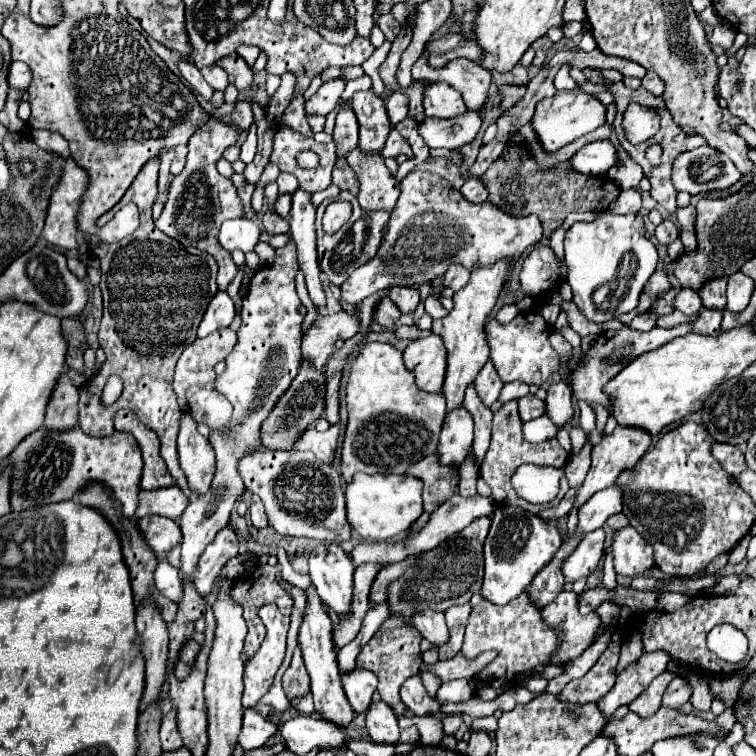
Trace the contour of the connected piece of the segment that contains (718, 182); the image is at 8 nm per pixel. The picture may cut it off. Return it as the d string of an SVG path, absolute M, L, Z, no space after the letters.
M708 146L680 154L672 168L672 182L676 190L690 192L692 196L708 190L728 188L738 182L740 176L742 174L732 160L728 160L728 156L722 156L722 152Z

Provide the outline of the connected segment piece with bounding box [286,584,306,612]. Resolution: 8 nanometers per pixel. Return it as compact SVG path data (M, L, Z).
M286 584L286 592L292 596L294 606L296 606L300 612L304 612L304 608L306 608L306 596L304 596L304 590L300 590L300 588L296 588L296 586Z

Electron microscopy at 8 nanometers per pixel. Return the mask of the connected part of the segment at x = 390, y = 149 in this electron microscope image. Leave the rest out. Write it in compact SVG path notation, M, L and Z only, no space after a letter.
M392 128L390 136L388 136L388 142L386 142L384 150L382 150L382 156L398 156L398 154L404 154L408 158L414 156L412 150L410 150L410 146L406 144L406 140Z

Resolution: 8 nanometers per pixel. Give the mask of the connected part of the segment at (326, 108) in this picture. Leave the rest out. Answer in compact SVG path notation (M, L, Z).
M330 80L330 82L324 82L320 86L320 90L306 102L304 110L306 110L306 116L312 116L312 114L322 114L326 116L328 112L332 112L344 92L344 86L346 82L344 80Z

